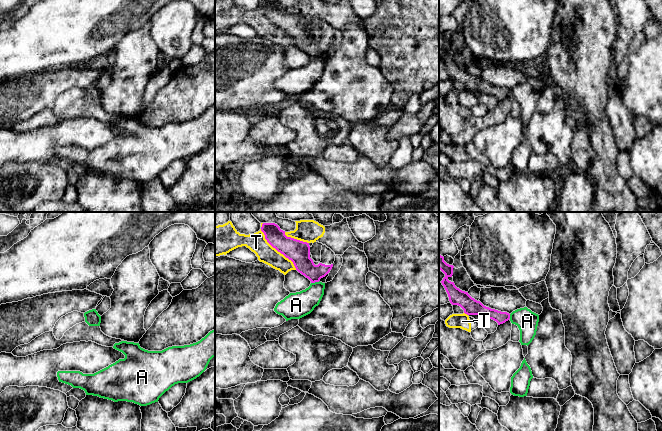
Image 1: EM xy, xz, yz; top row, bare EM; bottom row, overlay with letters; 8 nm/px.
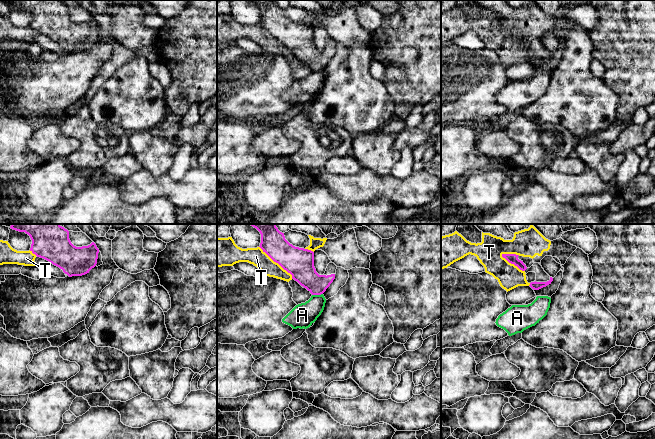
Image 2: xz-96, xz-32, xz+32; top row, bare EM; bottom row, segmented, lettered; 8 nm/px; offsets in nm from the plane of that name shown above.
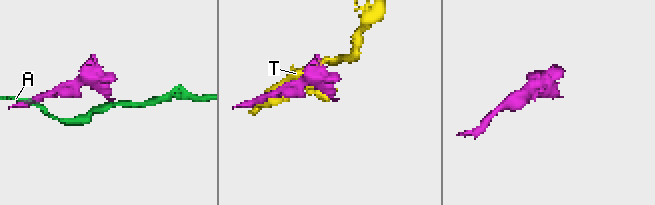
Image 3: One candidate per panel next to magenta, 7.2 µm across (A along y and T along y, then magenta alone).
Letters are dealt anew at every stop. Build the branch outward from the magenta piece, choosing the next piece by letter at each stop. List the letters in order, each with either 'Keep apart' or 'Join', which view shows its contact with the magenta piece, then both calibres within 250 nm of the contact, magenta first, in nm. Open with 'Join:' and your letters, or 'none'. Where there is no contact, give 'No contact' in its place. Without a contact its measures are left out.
Join: none
A: Keep apart. Touches magenta in xz. Thickness 160 nm (magenta) against 200 nm
T: Keep apart. Touches magenta in xz. Thickness 180 nm (magenta) against 150 nm

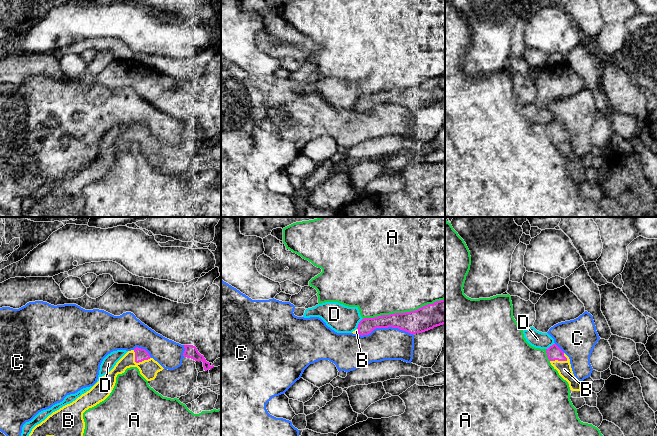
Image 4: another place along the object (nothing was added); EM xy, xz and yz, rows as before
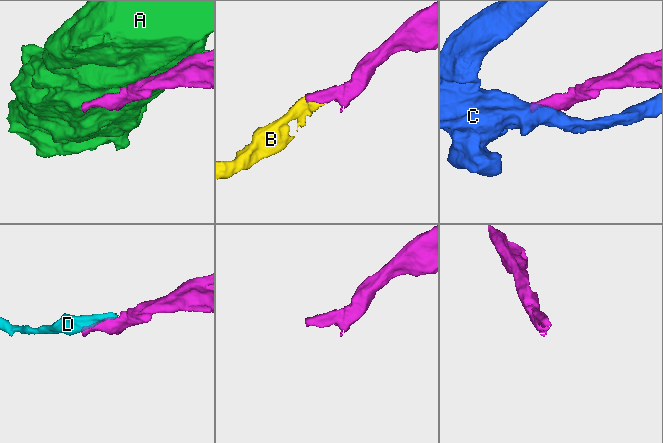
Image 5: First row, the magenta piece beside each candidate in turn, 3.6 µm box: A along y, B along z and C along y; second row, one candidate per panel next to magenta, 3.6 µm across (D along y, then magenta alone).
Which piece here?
Join: B
A: Keep apart. Touches magenta in xz. Thickness 190 nm (magenta) against 480 nm
B: Join. Touches magenta in xy. Thickness 100 nm (magenta) against 150 nm
C: Keep apart. Touches magenta in xz. Thickness 180 nm (magenta) against 260 nm
D: Keep apart. Touches magenta in xz. Thickness 120 nm (magenta) against 220 nm

